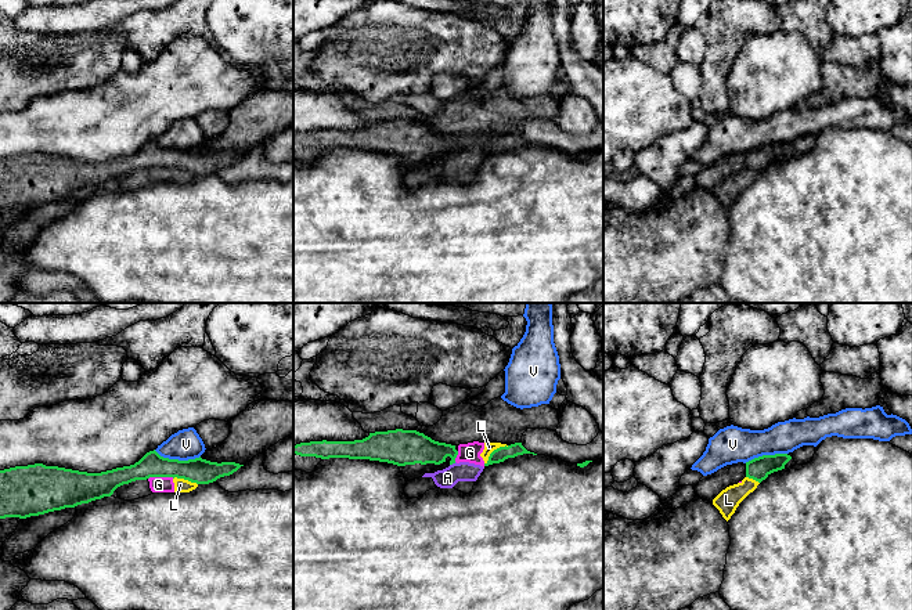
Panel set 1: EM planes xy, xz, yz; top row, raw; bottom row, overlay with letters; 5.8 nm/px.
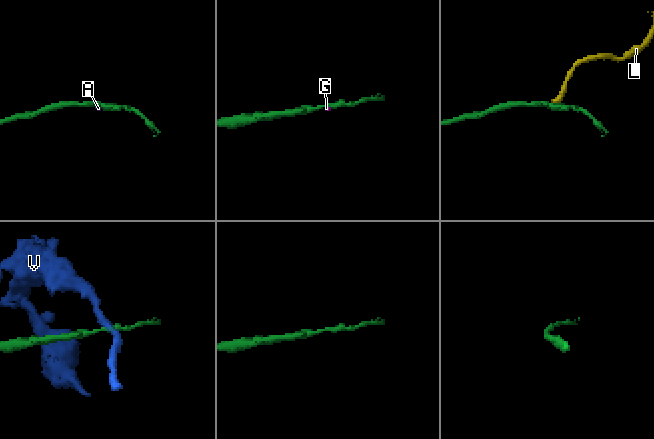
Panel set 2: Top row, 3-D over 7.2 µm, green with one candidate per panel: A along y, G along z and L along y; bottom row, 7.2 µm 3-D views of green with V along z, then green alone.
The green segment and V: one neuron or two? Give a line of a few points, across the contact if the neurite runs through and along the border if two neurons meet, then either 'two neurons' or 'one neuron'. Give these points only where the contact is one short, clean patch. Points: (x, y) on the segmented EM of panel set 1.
xy (154, 450), (169, 458), (194, 459), (199, 457) | two neurons

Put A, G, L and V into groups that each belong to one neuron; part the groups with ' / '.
A G L / V

